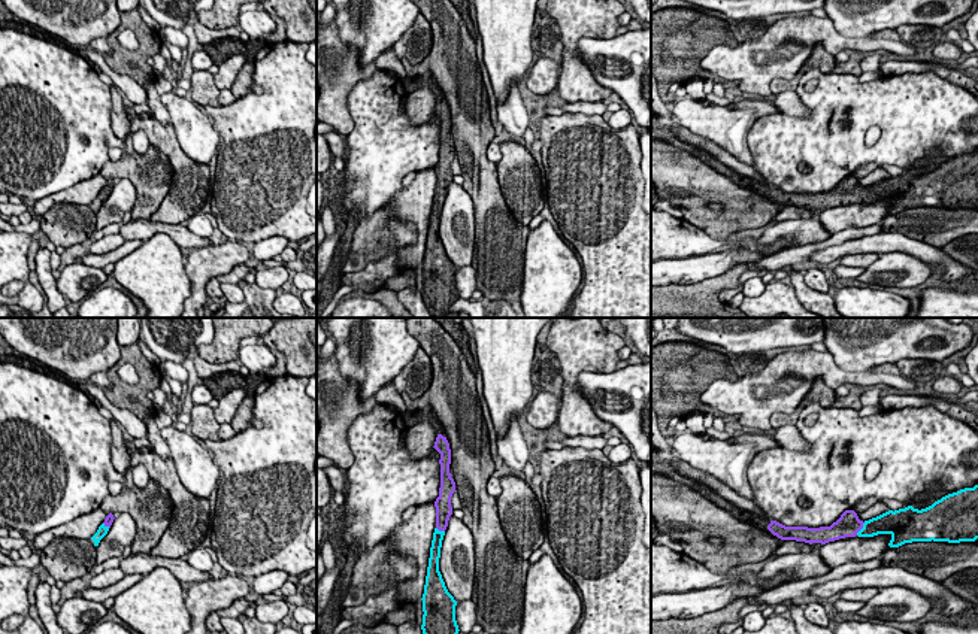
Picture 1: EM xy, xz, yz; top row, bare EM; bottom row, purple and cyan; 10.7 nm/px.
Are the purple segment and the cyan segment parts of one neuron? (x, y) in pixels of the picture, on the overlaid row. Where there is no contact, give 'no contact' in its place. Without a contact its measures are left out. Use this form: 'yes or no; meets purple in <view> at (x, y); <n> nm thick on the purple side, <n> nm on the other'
yes; meets purple in yz at (860, 528); 240 nm thick on the purple side, 220 nm on the other

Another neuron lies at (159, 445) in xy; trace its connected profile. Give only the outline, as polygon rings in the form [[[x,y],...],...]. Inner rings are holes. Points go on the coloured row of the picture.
[[[146,416],[145,424],[148,430],[146,437],[151,443],[151,449],[163,459],[167,459],[170,456],[170,449],[166,440],[161,437],[160,428],[157,427],[154,416]]]

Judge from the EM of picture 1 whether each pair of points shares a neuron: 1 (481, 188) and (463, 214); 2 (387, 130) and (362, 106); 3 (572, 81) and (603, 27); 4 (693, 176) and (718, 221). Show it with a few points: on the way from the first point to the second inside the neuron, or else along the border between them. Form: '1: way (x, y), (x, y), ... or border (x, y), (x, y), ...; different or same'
1: border (460, 185), (472, 202), (475, 236); different
2: way (381, 124), (368, 111); same
3: way (572, 63), (572, 39), (586, 27); same
4: way (693, 188), (695, 203), (706, 215); same

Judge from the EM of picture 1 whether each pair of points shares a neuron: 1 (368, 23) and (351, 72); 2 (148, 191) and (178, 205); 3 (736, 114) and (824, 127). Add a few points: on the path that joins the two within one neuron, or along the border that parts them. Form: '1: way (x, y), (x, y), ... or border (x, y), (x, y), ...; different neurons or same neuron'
1: border (336, 23), (360, 61), (374, 63); different neurons
2: border (172, 164), (170, 188), (150, 218); different neurons
3: border (777, 111), (753, 124), (748, 149); different neurons

